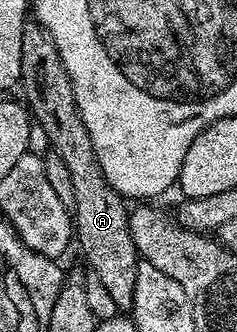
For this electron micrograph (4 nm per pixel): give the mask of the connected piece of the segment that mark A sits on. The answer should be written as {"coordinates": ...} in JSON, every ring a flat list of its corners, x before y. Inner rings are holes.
{"coordinates":[[32,19,25,23,22,35,20,85,24,89,23,100,35,124,40,125,48,136,51,152,66,159,70,180,74,183,74,207,70,211,74,218,74,237,77,242,80,240,80,249,88,260,87,268,98,275,98,279,102,279,117,310,131,310,134,279,142,258,128,230,129,206,124,206,127,205,125,198,114,192,102,175,100,161,94,155,94,143,90,143,90,131,86,131,86,123,82,123,82,115,74,99,72,80,70,75,66,75,66,67,62,67,58,47,54,47,47,31]]}

